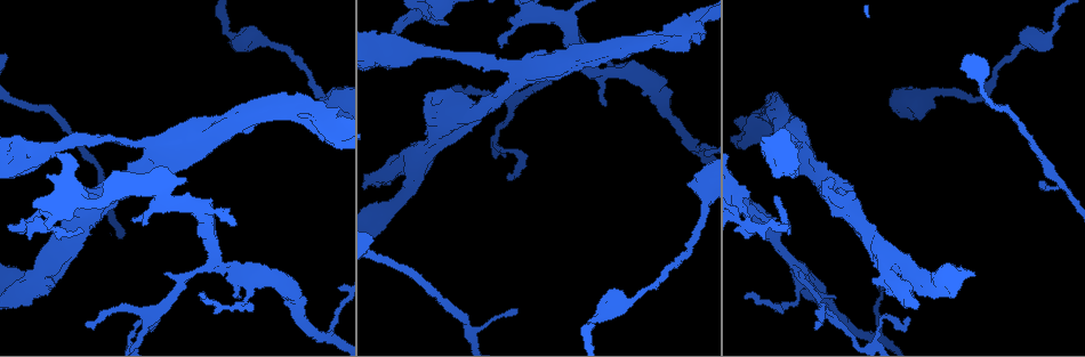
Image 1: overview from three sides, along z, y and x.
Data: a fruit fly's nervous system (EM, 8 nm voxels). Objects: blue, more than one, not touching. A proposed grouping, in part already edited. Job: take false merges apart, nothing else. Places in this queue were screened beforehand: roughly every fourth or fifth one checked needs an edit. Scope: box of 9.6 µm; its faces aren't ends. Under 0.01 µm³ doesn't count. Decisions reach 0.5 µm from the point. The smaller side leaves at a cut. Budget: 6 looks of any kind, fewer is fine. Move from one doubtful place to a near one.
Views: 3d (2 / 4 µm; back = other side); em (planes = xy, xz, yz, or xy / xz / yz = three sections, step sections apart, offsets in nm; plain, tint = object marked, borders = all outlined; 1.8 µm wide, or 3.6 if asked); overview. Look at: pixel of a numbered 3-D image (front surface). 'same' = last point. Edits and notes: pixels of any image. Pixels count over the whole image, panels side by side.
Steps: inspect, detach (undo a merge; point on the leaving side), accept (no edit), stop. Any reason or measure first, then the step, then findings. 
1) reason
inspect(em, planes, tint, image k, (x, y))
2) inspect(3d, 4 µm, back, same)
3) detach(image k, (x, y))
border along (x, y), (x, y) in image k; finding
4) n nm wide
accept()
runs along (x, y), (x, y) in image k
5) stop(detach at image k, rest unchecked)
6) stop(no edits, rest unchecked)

inspect(3d, 4 µm, image 1, (936, 278))

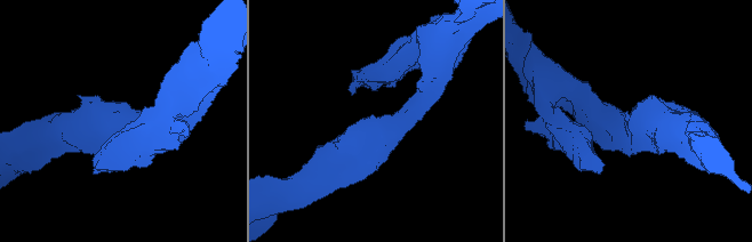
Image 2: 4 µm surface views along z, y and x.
inspect(em, yz, step 8, tint, image 2, (134, 119))

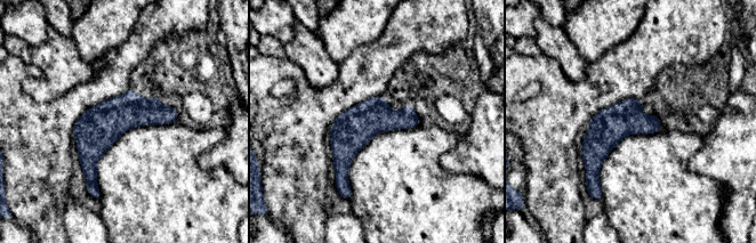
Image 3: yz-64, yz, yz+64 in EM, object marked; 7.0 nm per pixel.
240 nm wide
accept()
one cell here

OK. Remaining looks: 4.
abrupt turn
inspect(em, xz, step 16, tint, image 1, (785, 226))

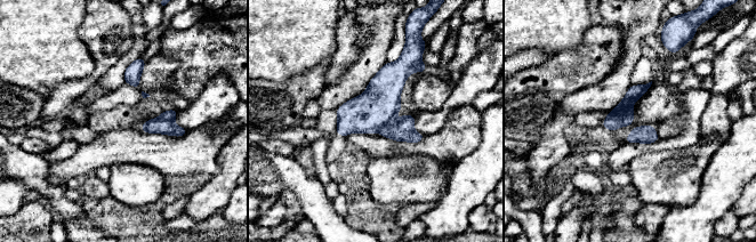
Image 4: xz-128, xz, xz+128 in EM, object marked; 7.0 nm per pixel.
150 nm wide
detach(image 4, (402, 129))
border along (393, 121), (383, 127) in image 4; two cells meet here

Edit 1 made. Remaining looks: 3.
see it whole again
inspect(overview)

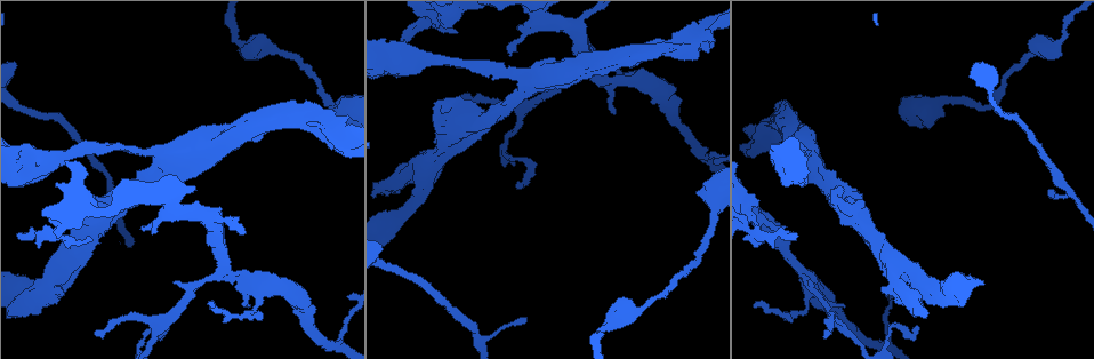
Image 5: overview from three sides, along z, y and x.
calibre changes
inspect(em, 3.6 µm, planes, borders, image 5, (833, 194))

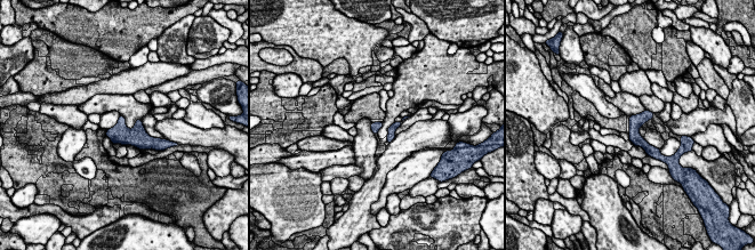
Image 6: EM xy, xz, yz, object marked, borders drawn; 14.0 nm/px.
accept()
runs along (632, 119), (634, 134), (653, 151) in image 6; all the same cell

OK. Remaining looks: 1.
stop(detach at image 4, rest unchecked)

